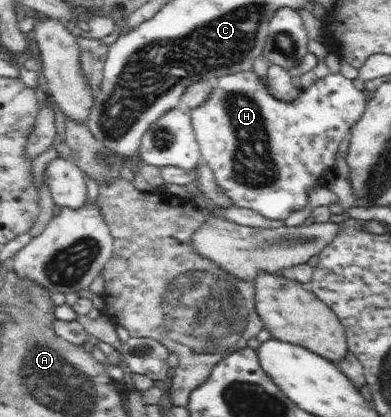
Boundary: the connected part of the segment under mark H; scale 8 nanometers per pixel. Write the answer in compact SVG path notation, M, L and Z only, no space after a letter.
M250 69L214 79L210 97L200 107L188 112L202 161L212 169L216 184L223 192L238 207L254 210L266 219L284 220L292 211L306 207L312 189L326 186L324 173L335 169L338 145L366 111L367 100L364 91L358 90L354 81L340 72L330 72L302 89L296 99L282 101L268 91L265 78Z

